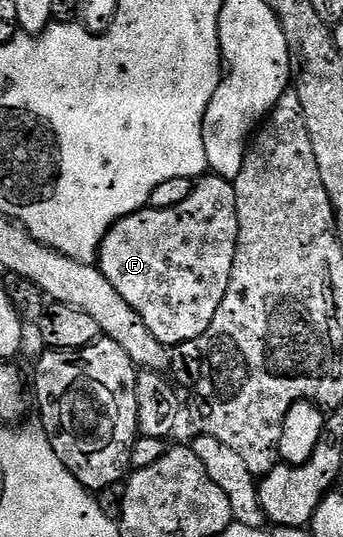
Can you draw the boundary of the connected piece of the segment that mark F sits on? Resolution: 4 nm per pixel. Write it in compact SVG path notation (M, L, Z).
M205 176L194 185L191 196L187 196L187 200L183 200L183 204L175 204L175 208L166 210L152 208L136 210L131 216L118 220L105 233L105 238L101 242L99 269L103 272L103 276L107 276L107 280L111 280L111 288L115 288L115 292L119 292L119 296L123 296L123 300L127 300L127 304L131 304L131 308L135 308L135 312L139 312L139 316L143 316L143 324L147 324L147 328L151 328L151 336L155 336L155 340L162 342L166 348L172 348L184 342L197 342L207 332L207 328L211 328L211 320L215 320L215 312L219 312L219 304L223 304L223 296L227 296L231 268L235 264L238 236L239 216L237 215L233 183L228 182L225 178Z

